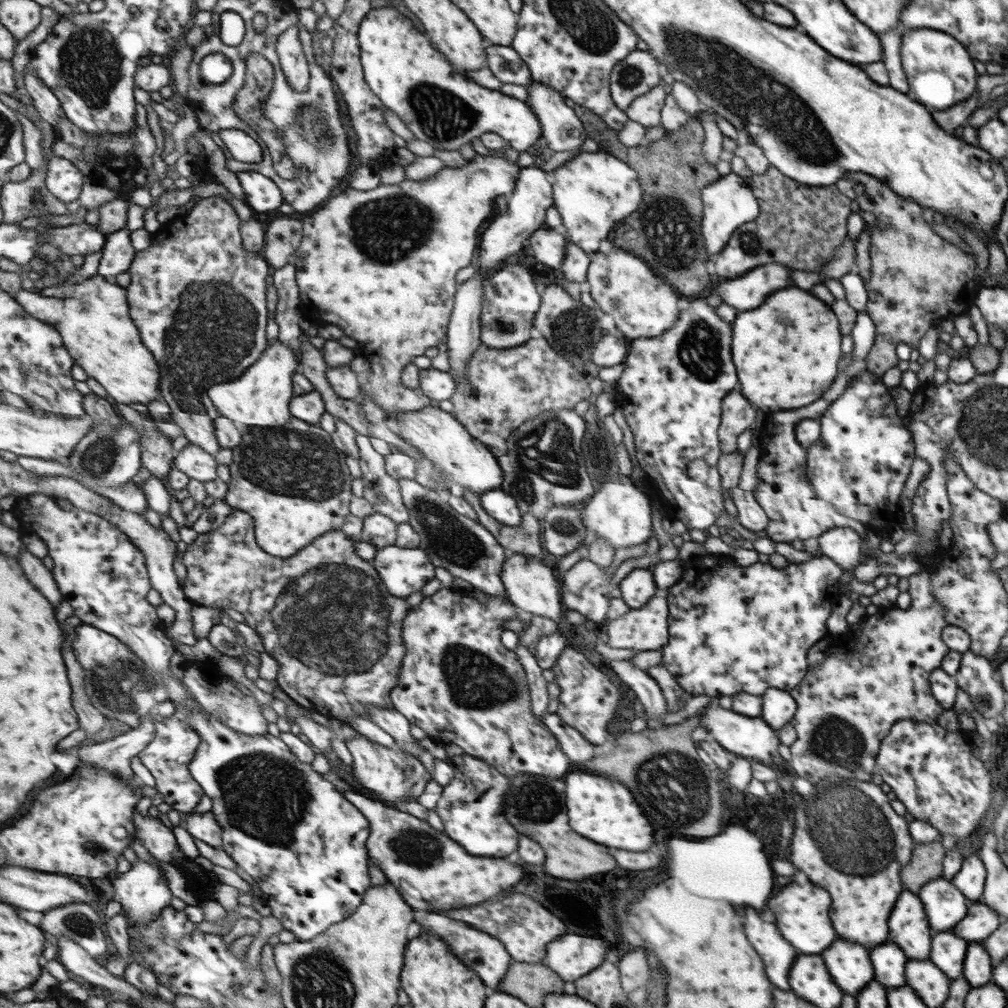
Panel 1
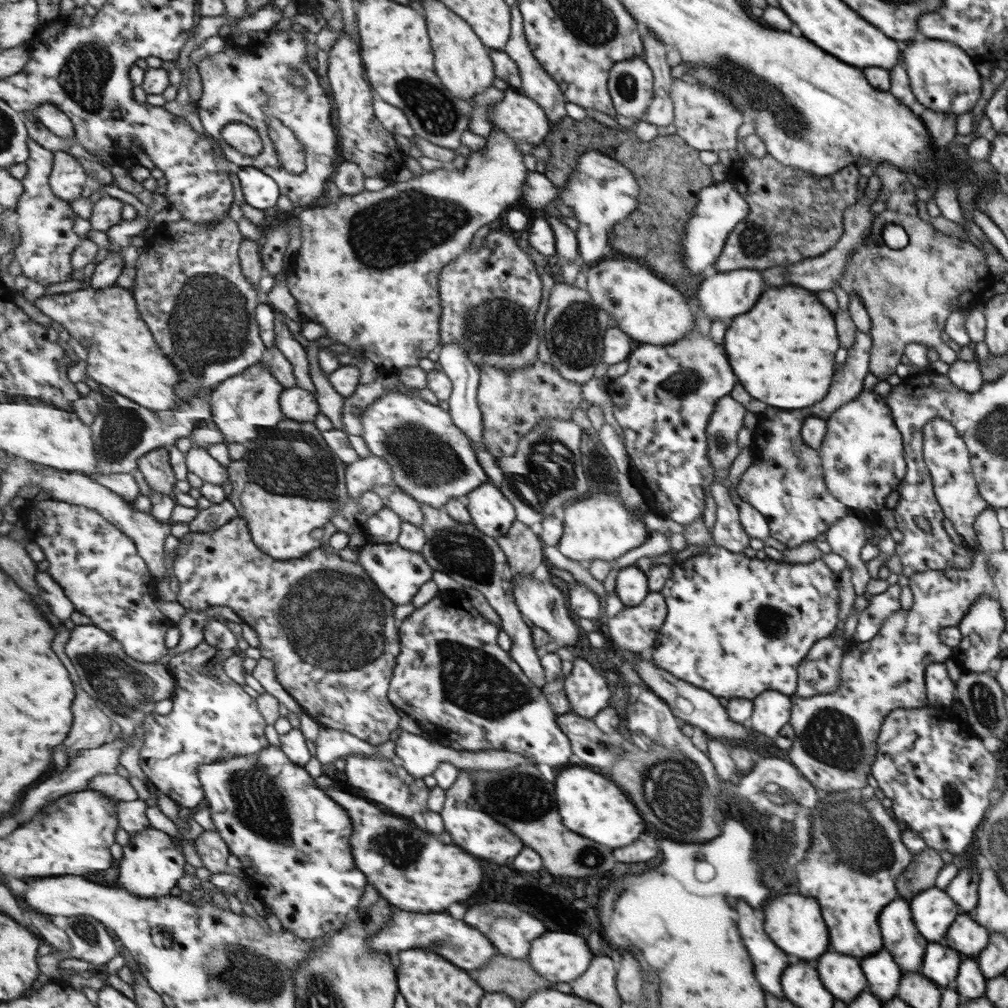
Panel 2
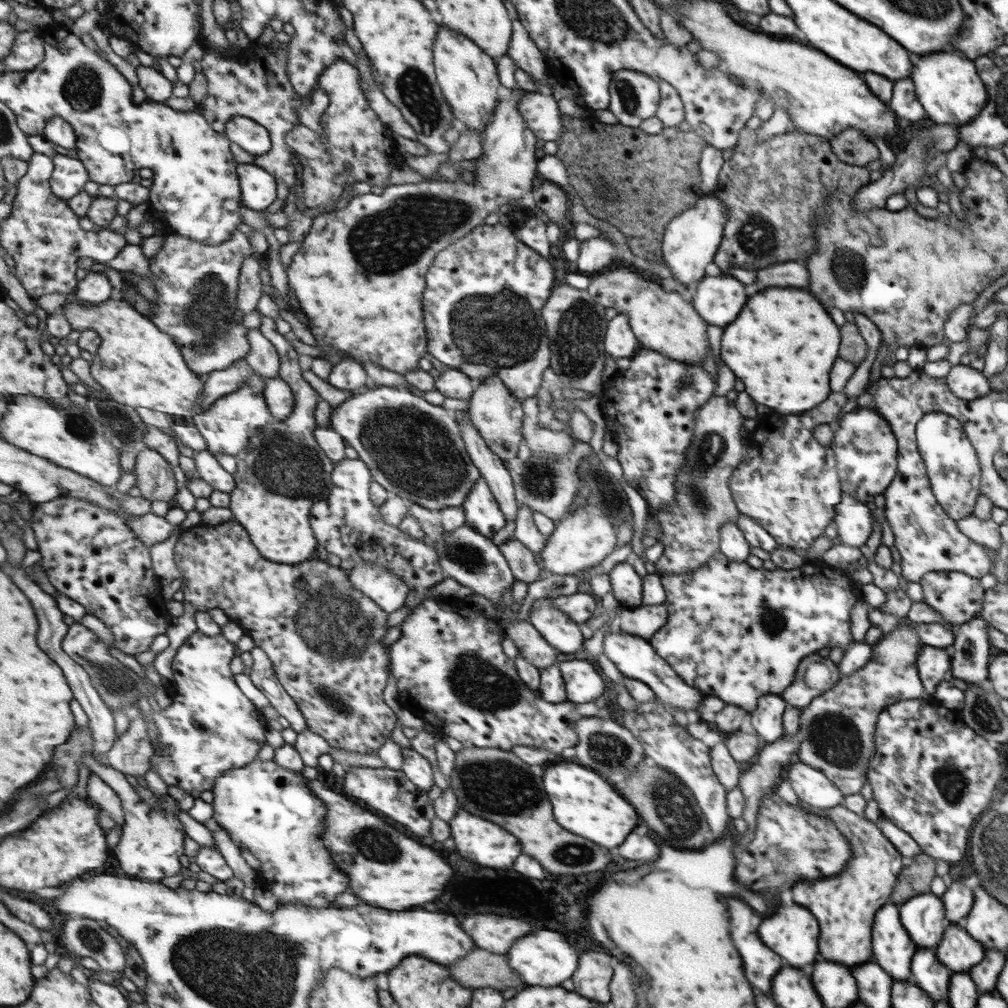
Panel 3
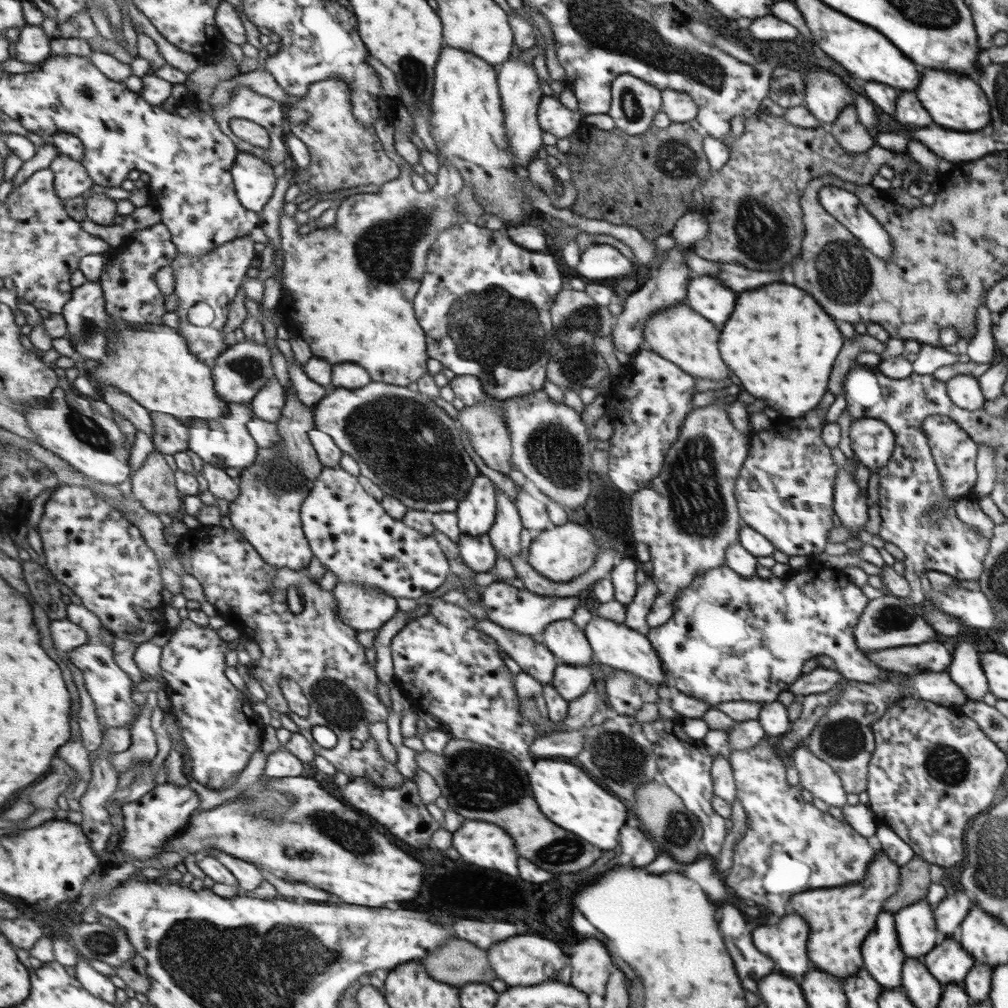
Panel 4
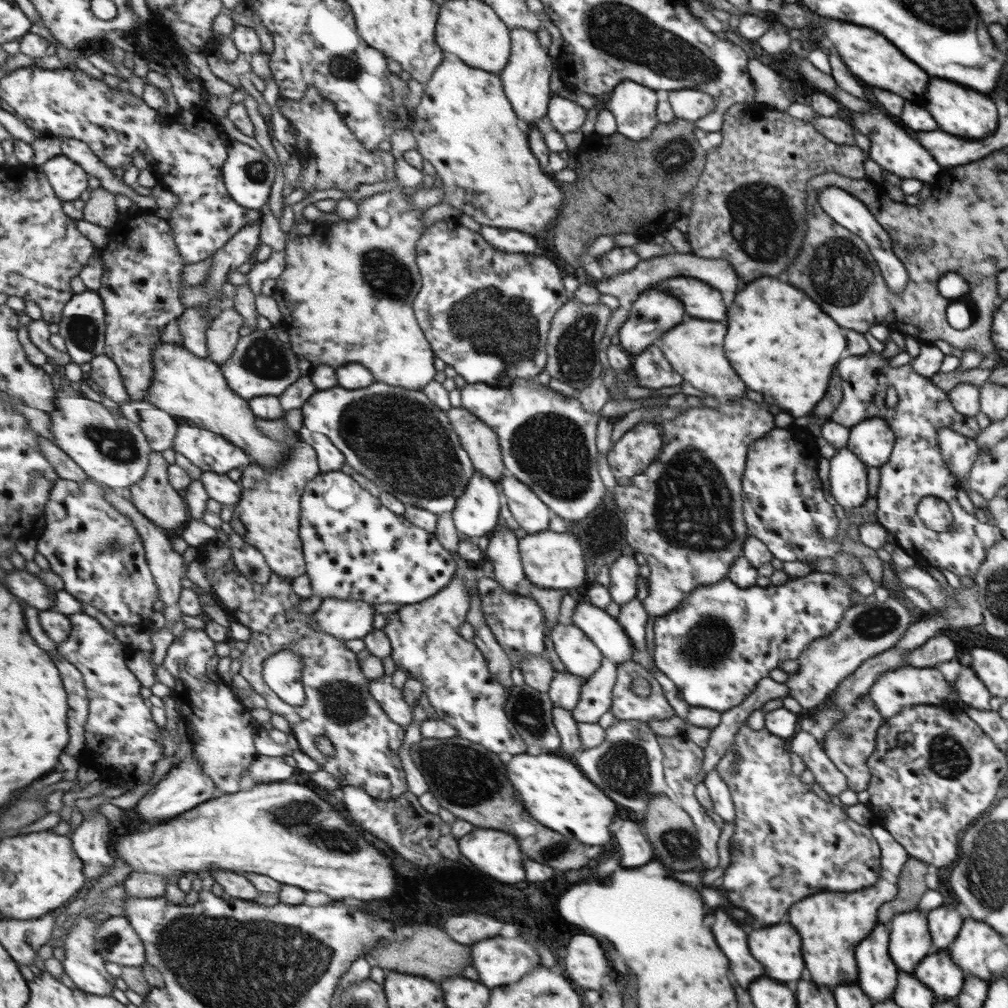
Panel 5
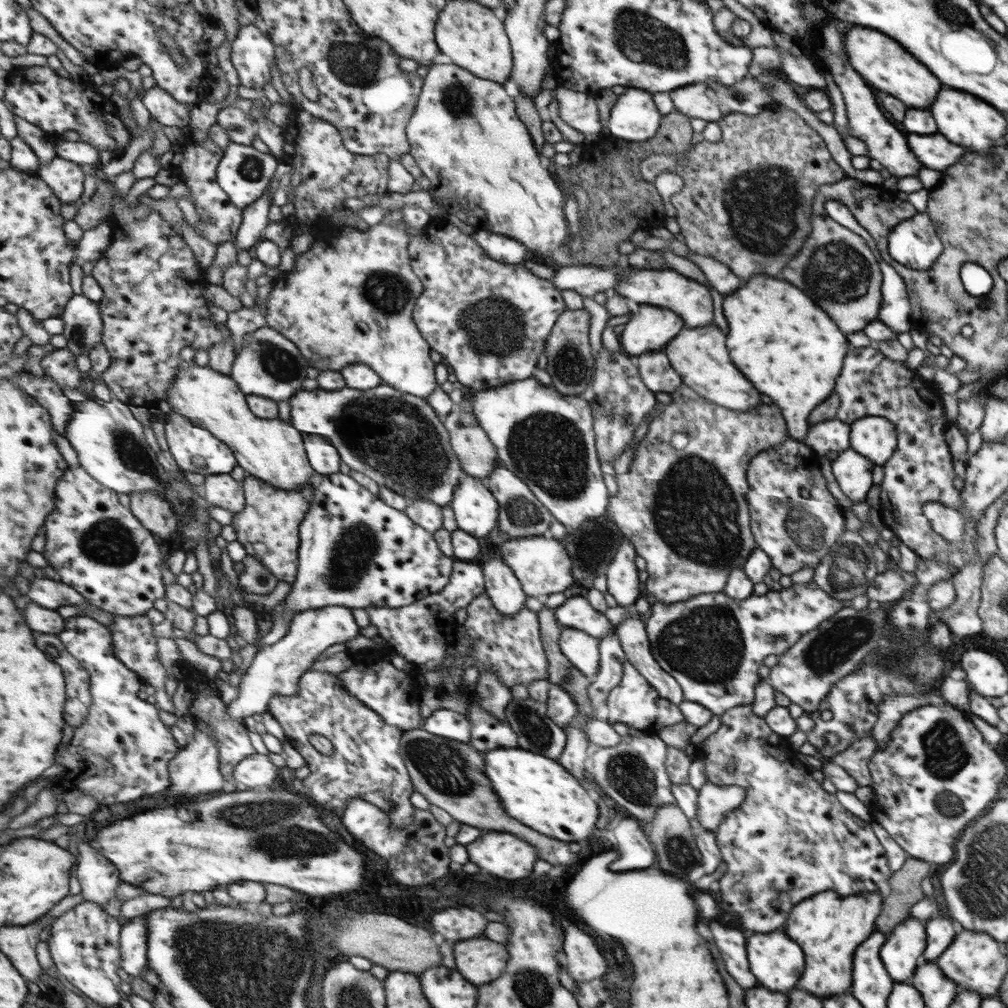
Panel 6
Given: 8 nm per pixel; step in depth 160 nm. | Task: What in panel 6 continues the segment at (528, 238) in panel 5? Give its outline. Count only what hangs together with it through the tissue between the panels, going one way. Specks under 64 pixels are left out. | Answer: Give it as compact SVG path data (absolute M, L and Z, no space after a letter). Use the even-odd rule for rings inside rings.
M490 230L475 231L472 236L489 256L505 264L523 263L530 252L526 244Z

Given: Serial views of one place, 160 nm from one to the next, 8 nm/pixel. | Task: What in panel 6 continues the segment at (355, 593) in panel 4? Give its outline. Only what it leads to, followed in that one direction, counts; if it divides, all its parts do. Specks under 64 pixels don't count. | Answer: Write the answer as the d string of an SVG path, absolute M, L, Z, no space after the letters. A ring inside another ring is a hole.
M329 606L317 610L307 610L294 615L287 633L273 645L264 645L262 636L269 632L272 625L267 612L255 613L259 634L257 634L258 650L238 686L239 695L228 704L228 713L232 719L241 721L253 714L263 715L270 710L271 699L277 695L295 696L300 691L302 676L321 659L321 654L333 646L356 639L361 632L353 610L348 607Z

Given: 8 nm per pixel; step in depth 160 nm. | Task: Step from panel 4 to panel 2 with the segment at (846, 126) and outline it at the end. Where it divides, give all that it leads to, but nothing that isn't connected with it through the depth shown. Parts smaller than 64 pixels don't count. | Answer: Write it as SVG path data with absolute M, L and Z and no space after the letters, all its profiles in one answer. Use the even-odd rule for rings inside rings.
M882 160L875 166L872 175L880 179L881 185L877 200L886 203L885 209L871 219L870 234L851 254L846 269L838 278L837 284L843 288L842 290L847 290L847 292L852 290L864 304L871 324L868 372L881 381L896 372L896 366L907 344L921 344L935 350L938 353L939 361L945 364L950 365L956 361L954 352L941 342L941 328L944 328L944 322L952 310L970 308L985 297L990 287L991 275L985 265L984 253L981 249L974 247L968 241L943 234L933 228L929 222L917 217L915 187L909 183L904 172L886 160ZM890 224L900 226L907 233L908 241L905 248L893 250L885 246L881 240L883 227Z

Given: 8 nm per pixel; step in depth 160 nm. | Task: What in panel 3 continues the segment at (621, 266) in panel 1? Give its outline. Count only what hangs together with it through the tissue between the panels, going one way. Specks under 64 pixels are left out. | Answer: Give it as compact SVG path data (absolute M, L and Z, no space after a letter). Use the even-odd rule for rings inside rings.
M615 267L589 275L590 279L586 291L593 300L603 308L614 308L621 315L627 317L633 335L640 341L643 348L661 353L681 364L701 362L707 354L707 336L705 336L705 322L701 320L696 310L681 300L675 291L665 292L661 284L643 280L635 271L627 267Z

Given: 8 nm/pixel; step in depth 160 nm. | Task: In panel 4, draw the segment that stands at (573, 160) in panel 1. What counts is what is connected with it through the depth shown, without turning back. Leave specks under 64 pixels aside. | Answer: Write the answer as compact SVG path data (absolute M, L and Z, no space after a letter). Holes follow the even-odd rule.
M594 243L580 252L575 270L582 278L602 282L605 278L619 278L631 272L631 262L609 244Z

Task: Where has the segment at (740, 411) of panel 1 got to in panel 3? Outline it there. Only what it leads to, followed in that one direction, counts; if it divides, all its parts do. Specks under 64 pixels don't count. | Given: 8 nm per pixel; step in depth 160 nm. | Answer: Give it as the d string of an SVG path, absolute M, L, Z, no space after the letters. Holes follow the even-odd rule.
M713 396L694 412L692 439L685 452L685 463L676 475L675 502L649 512L660 522L663 531L662 536L657 538L664 548L663 553L654 562L659 575L679 575L707 563L719 552L719 528L725 523L736 522L739 512L729 496L727 478L739 467L739 460L743 456L739 428L741 416L737 408L723 396Z

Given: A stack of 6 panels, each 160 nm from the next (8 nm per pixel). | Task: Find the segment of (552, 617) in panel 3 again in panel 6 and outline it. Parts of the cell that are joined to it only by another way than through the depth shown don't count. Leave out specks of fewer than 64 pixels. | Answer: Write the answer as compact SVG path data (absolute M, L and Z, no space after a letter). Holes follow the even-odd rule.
M563 627L558 636L563 656L587 678L599 670L599 640L580 629Z

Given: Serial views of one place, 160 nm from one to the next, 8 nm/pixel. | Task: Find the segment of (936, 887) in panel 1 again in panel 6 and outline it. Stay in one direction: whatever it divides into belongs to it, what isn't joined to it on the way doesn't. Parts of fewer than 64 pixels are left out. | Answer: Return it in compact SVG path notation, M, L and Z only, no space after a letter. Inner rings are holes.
M909 915L886 934L886 942L880 948L880 959L889 976L893 976L893 980L897 980L897 983L910 984L915 974L913 970L915 970L917 958L924 954L926 932L925 924Z

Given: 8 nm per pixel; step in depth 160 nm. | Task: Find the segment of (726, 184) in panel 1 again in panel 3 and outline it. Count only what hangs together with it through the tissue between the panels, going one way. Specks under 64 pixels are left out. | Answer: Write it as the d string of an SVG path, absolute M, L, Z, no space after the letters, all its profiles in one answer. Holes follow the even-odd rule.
M704 194L693 206L682 210L668 222L662 241L663 258L681 286L691 287L705 276L705 266L711 264L723 242L724 224L727 222L724 204L711 194Z

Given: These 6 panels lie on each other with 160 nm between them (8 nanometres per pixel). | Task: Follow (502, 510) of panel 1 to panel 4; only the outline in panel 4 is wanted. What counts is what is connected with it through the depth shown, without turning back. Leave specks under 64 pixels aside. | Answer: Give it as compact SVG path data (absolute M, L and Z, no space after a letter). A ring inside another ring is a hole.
M479 475L469 494L456 510L462 534L489 534L496 523L498 511L497 487L487 476Z

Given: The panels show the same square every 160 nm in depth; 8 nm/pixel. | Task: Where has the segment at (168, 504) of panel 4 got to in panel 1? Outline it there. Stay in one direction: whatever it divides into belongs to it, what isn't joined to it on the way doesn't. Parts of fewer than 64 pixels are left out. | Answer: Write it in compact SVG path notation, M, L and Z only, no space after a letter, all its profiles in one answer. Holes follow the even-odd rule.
M115 403L122 418L126 418L140 432L142 466L151 476L167 481L176 461L173 440L169 438L145 412L139 412L127 404Z

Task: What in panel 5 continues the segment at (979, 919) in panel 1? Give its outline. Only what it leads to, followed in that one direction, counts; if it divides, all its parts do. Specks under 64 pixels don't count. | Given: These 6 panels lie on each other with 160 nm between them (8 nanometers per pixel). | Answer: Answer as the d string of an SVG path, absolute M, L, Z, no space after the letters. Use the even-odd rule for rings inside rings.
M946 949L934 950L932 955L926 956L926 959L921 959L920 963L916 964L915 970L912 972L917 980L920 980L934 994L935 1002L955 1001L963 986L964 972L957 966L957 963L949 956Z

